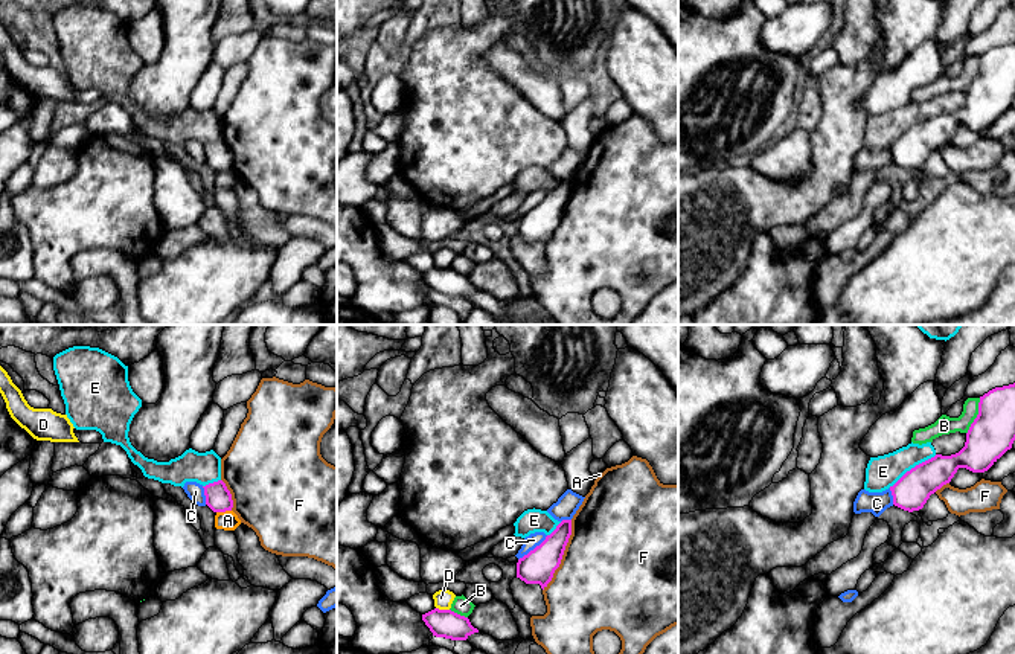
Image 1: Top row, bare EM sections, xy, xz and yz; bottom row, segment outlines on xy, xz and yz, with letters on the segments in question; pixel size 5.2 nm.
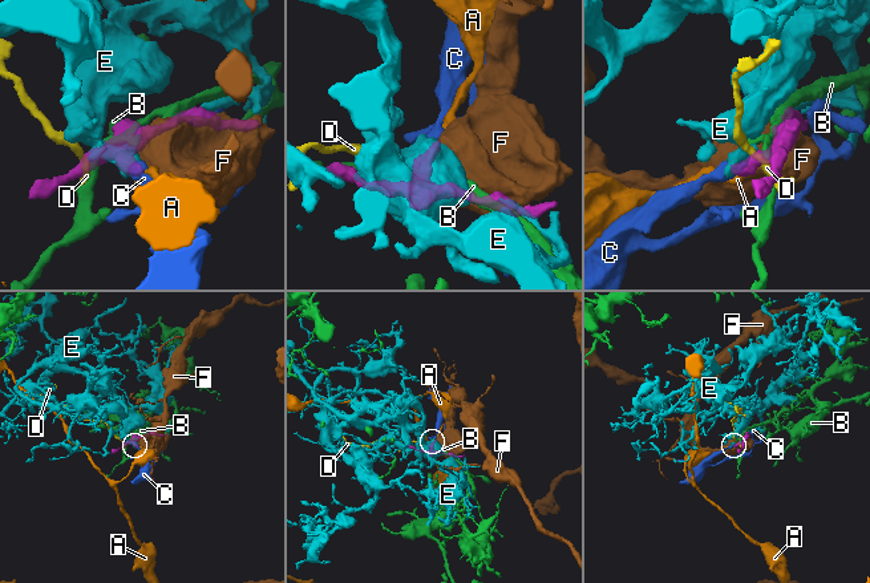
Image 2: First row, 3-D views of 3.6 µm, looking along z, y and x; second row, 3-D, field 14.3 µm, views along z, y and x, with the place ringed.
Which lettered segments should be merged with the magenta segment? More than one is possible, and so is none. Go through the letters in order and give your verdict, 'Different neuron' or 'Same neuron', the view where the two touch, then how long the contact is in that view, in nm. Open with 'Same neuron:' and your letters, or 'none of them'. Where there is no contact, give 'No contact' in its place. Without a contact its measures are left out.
Same neuron: none of them
A: Different neuron. Touches magenta in xy. Shared border 80 nm
B: Different neuron. Touches magenta in yz. Shared border 200 nm
C: Different neuron. Touches magenta in xz. Shared border 200 nm
D: Different neuron. Touches magenta in xz. Shared border 70 nm
E: Different neuron. Touches magenta in yz. Shared border 300 nm
F: Different neuron. Touches magenta in xz. Shared border 400 nm

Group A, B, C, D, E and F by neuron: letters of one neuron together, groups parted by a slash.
A / B / C / D / E / F

